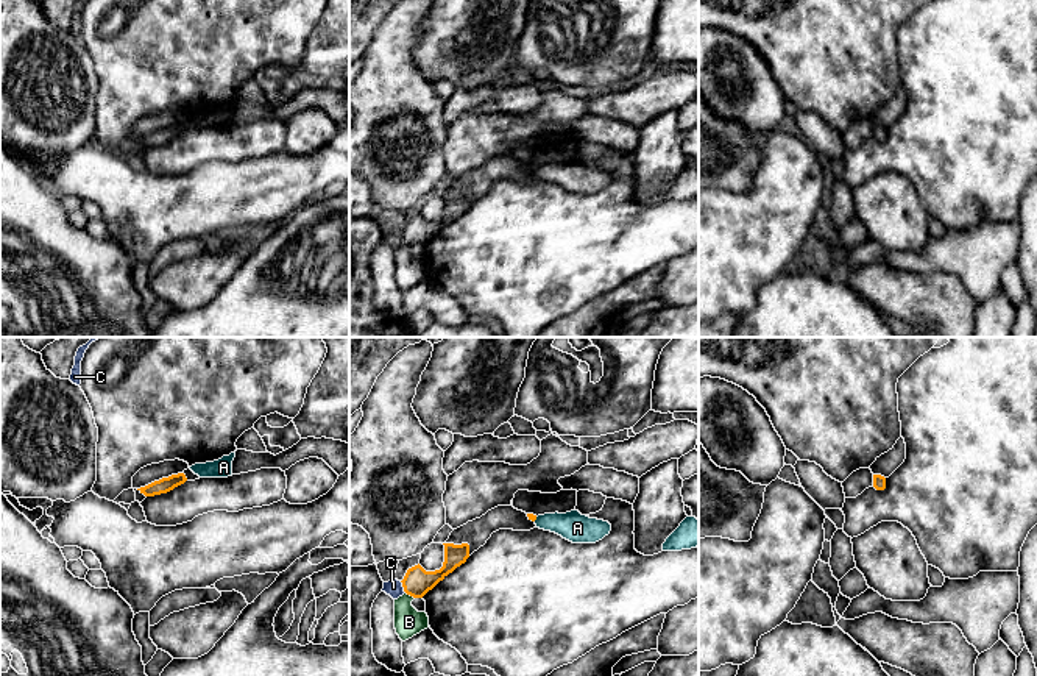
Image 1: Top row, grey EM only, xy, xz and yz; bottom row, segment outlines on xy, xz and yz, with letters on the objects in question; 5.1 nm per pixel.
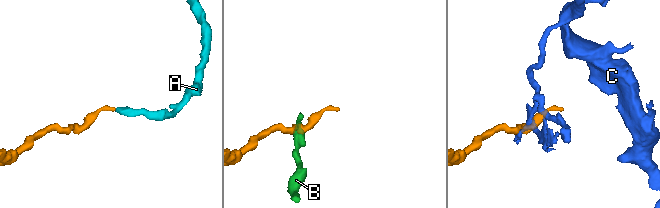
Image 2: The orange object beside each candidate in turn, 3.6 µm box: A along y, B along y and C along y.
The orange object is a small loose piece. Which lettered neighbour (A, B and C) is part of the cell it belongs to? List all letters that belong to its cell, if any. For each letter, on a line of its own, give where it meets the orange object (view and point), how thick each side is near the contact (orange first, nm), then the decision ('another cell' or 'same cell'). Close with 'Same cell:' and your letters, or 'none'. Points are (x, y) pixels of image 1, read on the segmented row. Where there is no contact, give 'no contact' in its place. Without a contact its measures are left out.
A: meets orange in xz at (535, 519); 40 nm thick on the orange side, 150 nm on the other; same cell
B: meets orange in xz at (410, 595); 150 nm thick on the orange side, 150 nm on the other; another cell
C: meets orange in xz at (403, 586); 150 nm thick on the orange side, 90 nm on the other; another cell
Same cell: A

